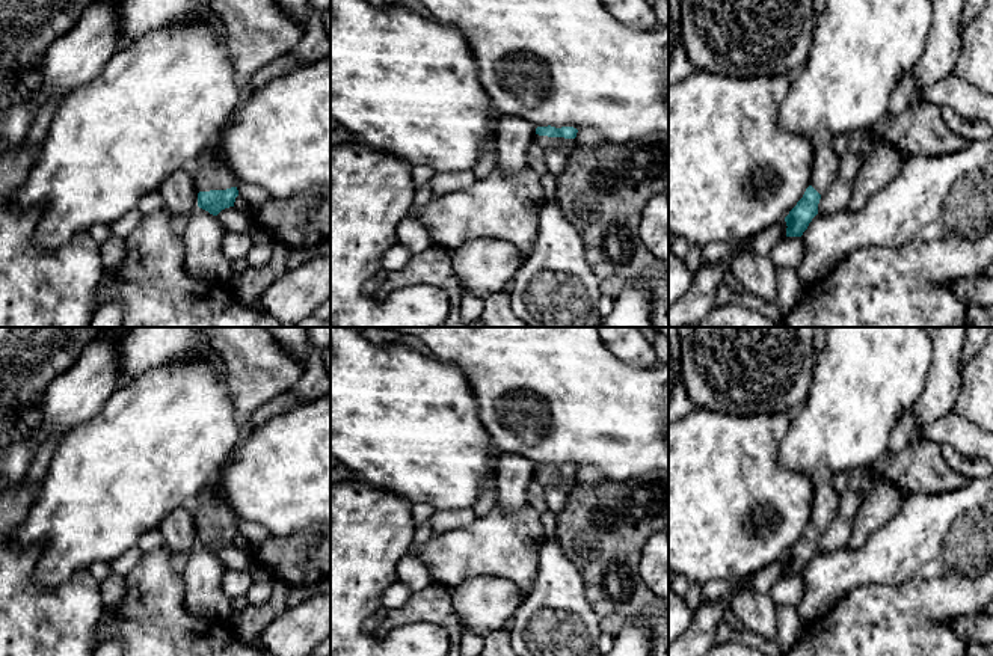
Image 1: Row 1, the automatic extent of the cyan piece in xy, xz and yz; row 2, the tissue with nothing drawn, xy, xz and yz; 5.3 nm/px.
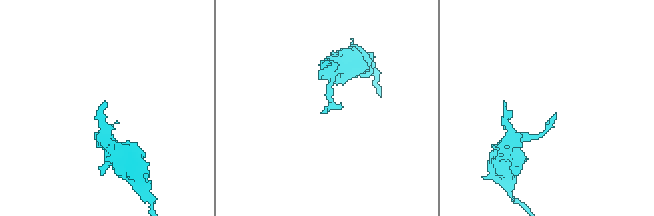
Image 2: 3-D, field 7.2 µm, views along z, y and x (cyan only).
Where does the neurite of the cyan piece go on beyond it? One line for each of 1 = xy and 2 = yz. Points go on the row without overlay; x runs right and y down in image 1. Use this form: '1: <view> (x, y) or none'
1: xy (212, 510)
2: yz (826, 502)

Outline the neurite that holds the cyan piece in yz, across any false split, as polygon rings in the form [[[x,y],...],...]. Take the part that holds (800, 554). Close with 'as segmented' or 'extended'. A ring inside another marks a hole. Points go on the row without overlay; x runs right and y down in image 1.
[[[816,477],[813,480],[813,501],[810,523],[803,535],[785,555],[786,575],[801,575],[812,556],[818,552],[821,532],[838,517],[841,496],[836,493],[830,478]]]; extended

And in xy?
[[[214,477],[192,504],[198,528],[198,544],[217,553],[234,544],[238,534],[237,519],[226,499],[220,495],[220,480]]]; extended

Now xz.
[[[537,464],[534,480],[542,486],[561,486],[567,493],[578,486],[575,478],[578,467],[573,464]]]; extended

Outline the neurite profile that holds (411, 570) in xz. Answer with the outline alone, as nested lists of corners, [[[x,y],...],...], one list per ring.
[[[415,552],[406,555],[397,564],[397,581],[406,584],[412,591],[421,591],[433,584],[427,566]]]

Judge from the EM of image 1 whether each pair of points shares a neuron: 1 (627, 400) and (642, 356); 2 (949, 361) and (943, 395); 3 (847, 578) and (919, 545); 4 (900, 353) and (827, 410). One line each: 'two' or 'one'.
1: two
2: one
3: one
4: one

